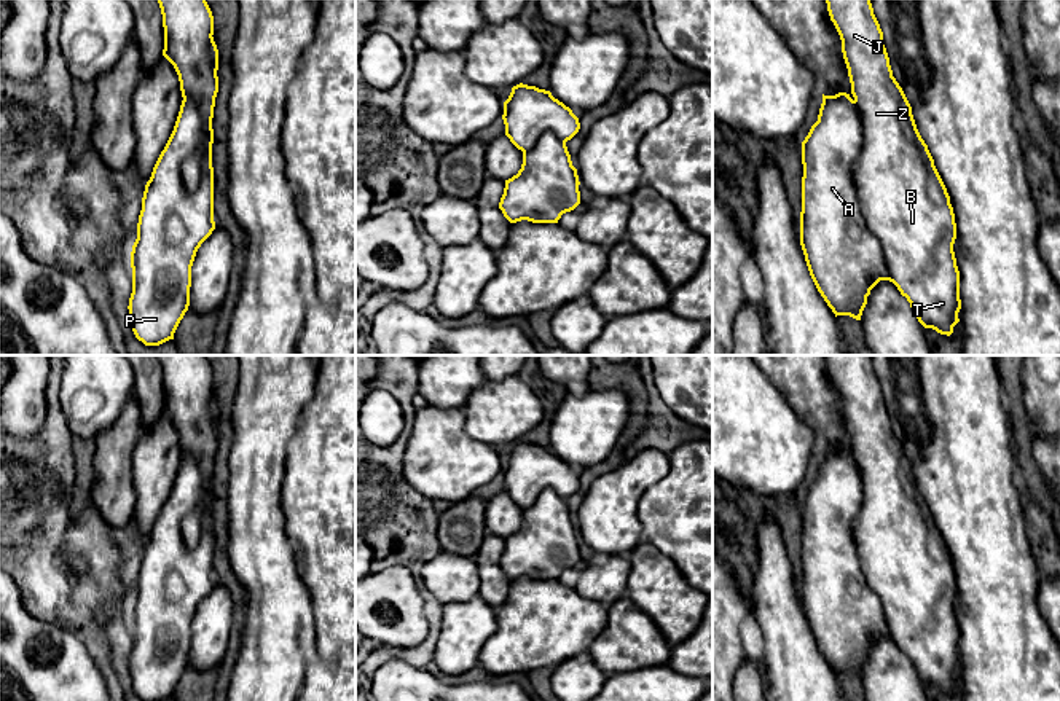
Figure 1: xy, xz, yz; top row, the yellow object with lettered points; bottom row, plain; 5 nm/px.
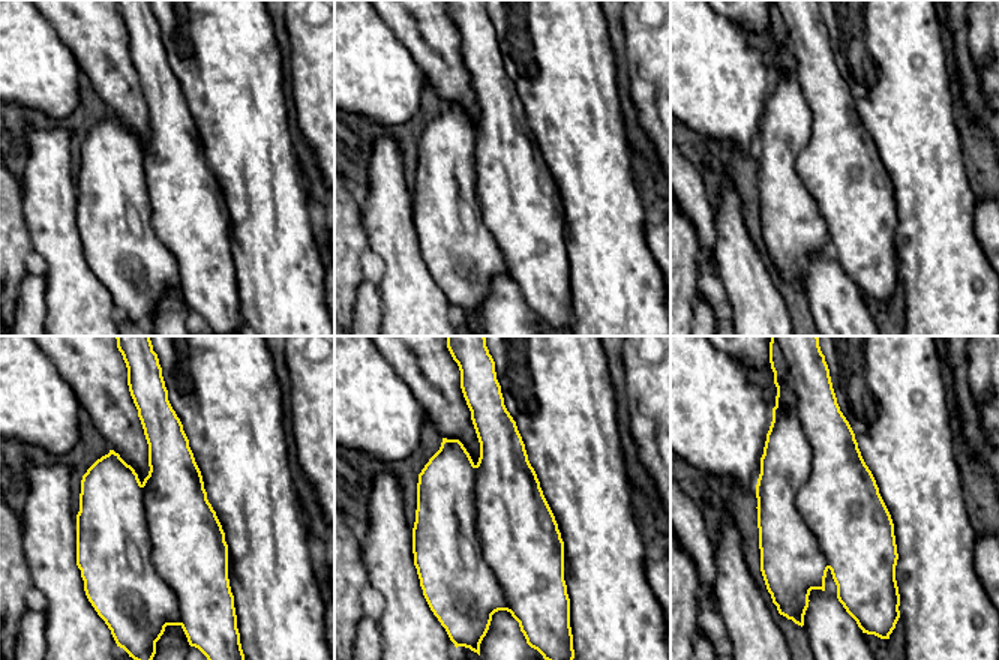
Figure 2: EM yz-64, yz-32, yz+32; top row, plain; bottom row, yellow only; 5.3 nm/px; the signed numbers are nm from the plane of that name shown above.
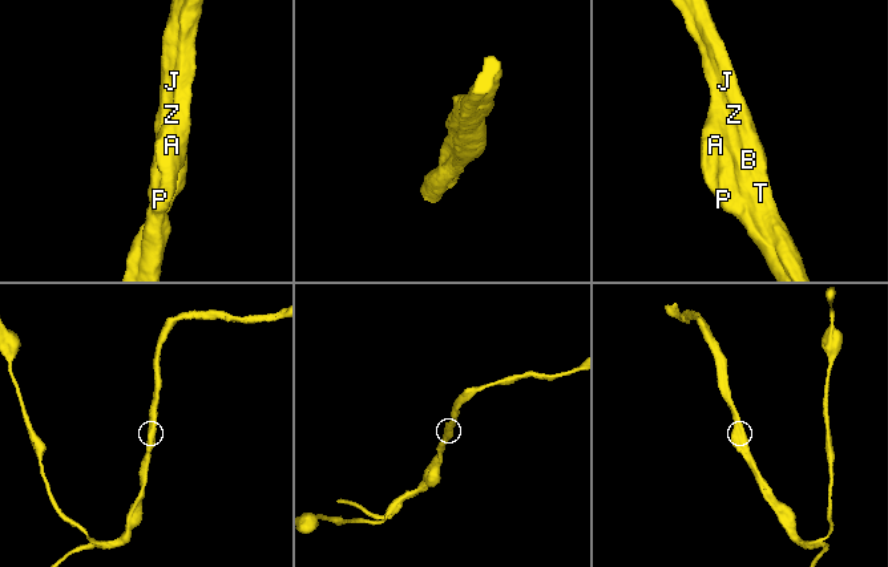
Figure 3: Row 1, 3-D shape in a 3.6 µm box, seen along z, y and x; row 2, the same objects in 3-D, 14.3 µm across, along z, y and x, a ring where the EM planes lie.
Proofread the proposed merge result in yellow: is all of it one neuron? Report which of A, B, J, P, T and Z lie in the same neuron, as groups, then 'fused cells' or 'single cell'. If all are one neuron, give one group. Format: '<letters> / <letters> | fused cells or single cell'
A B J P T Z | single cell

